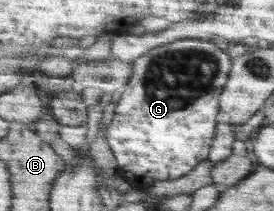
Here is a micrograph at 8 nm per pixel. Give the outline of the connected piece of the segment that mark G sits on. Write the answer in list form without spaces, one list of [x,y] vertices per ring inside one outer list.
[[[181,39],[150,51],[134,63],[134,79],[130,87],[126,87],[118,115],[106,134],[119,164],[117,172],[126,177],[134,189],[148,191],[158,181],[184,177],[210,159],[220,124],[221,96],[229,83],[233,61],[226,49],[208,39]]]

